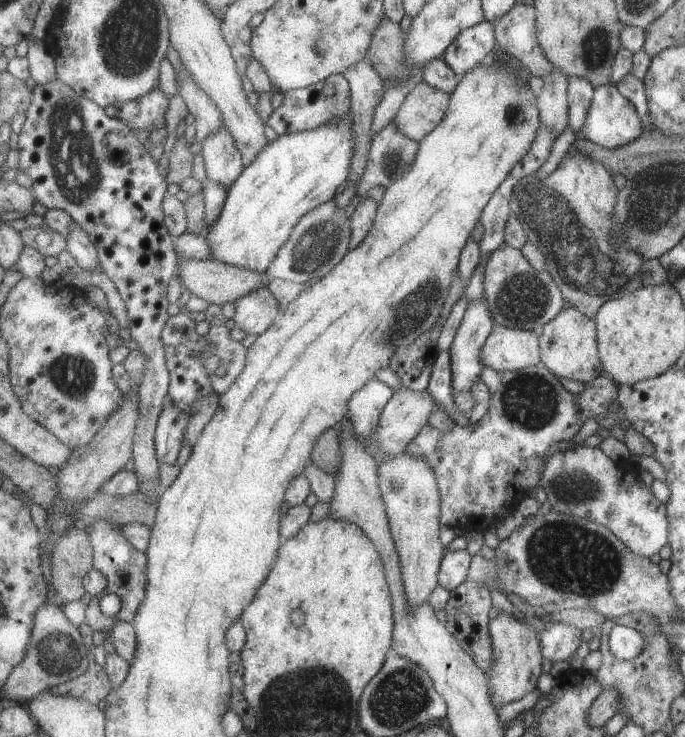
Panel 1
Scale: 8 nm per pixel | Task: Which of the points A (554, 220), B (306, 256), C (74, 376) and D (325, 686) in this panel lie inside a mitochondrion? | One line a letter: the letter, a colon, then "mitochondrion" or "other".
A: mitochondrion
B: mitochondrion
C: mitochondrion
D: mitochondrion

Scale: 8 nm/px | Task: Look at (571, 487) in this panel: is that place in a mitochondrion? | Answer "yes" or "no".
yes

